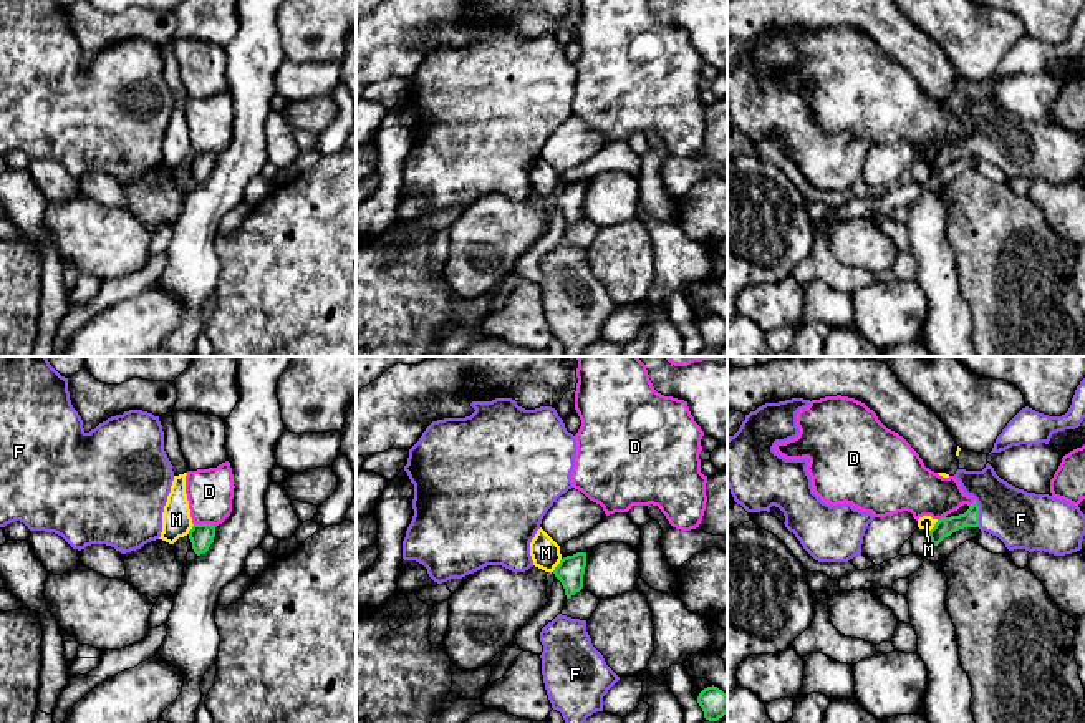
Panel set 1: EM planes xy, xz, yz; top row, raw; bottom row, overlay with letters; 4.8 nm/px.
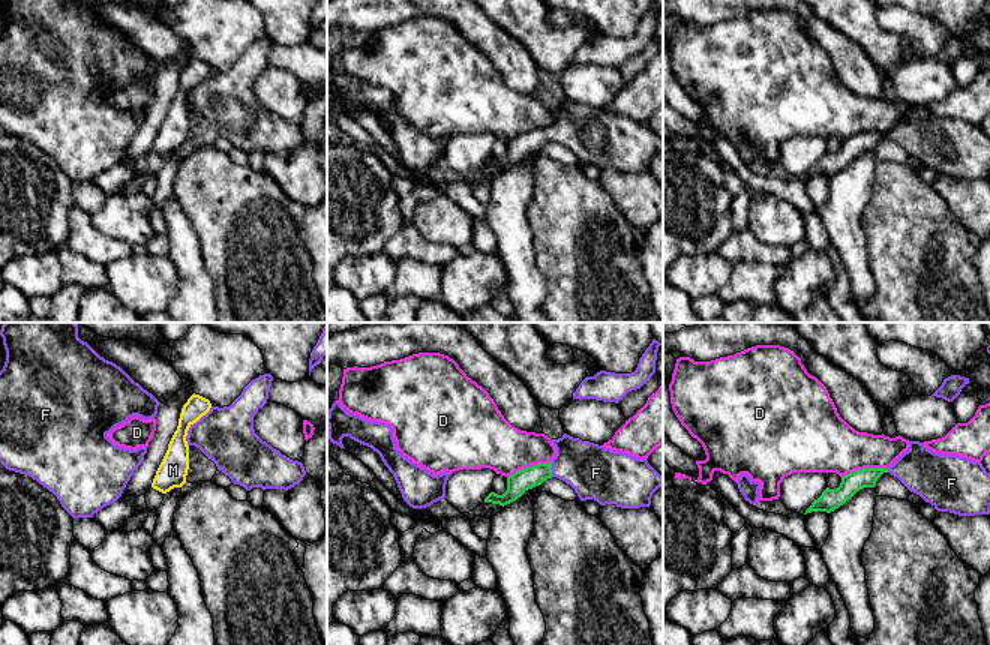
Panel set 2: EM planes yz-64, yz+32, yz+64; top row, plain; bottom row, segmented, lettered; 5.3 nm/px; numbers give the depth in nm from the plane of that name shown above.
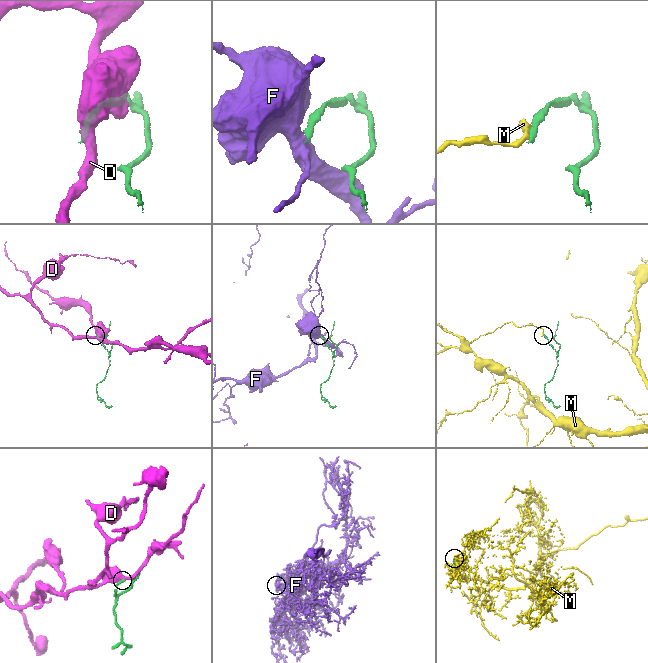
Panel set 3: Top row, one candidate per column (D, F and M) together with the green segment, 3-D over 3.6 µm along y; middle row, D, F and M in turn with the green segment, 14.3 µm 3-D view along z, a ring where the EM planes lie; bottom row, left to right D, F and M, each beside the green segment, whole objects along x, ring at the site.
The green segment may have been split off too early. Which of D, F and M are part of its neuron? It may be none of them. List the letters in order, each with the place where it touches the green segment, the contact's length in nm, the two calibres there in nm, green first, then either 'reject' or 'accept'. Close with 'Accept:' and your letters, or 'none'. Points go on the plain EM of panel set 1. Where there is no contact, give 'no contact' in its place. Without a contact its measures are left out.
D: xy (206, 153) | 110 nm | 120/220 nm | reject
F: yz (978, 143) | 130 nm | 90/280 nm | accept
M: xz (557, 194) | 80 nm | 130/140 nm | reject
Accept: F

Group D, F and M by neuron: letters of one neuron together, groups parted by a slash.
D / F / M

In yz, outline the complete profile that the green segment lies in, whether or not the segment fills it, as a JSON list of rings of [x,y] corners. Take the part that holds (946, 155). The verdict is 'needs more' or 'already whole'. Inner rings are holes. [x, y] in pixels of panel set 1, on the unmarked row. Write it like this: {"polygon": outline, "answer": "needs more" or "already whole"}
{"polygon": [[[987,91],[982,99],[957,98],[954,106],[959,109],[964,123],[976,129],[964,143],[943,146],[929,159],[933,174],[944,166],[964,156],[979,156],[999,166],[1009,179],[1025,177],[1029,181],[1044,179],[1054,184],[1065,184],[1082,177],[1085,164],[1085,143],[1078,134],[1063,128],[1035,123],[1019,118],[1001,108],[994,96]]], "answer": "needs more"}

